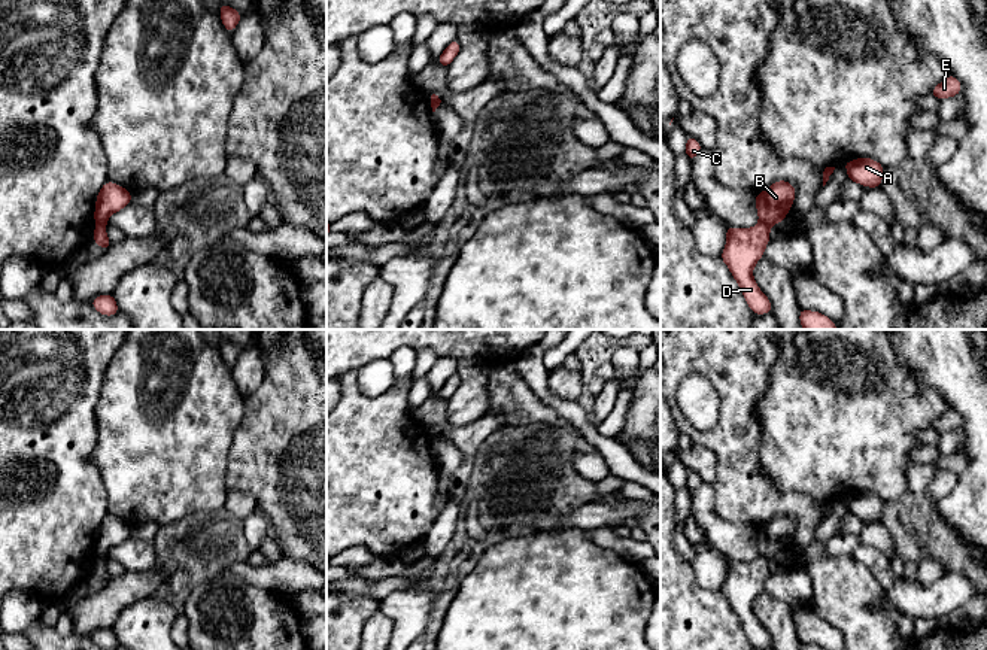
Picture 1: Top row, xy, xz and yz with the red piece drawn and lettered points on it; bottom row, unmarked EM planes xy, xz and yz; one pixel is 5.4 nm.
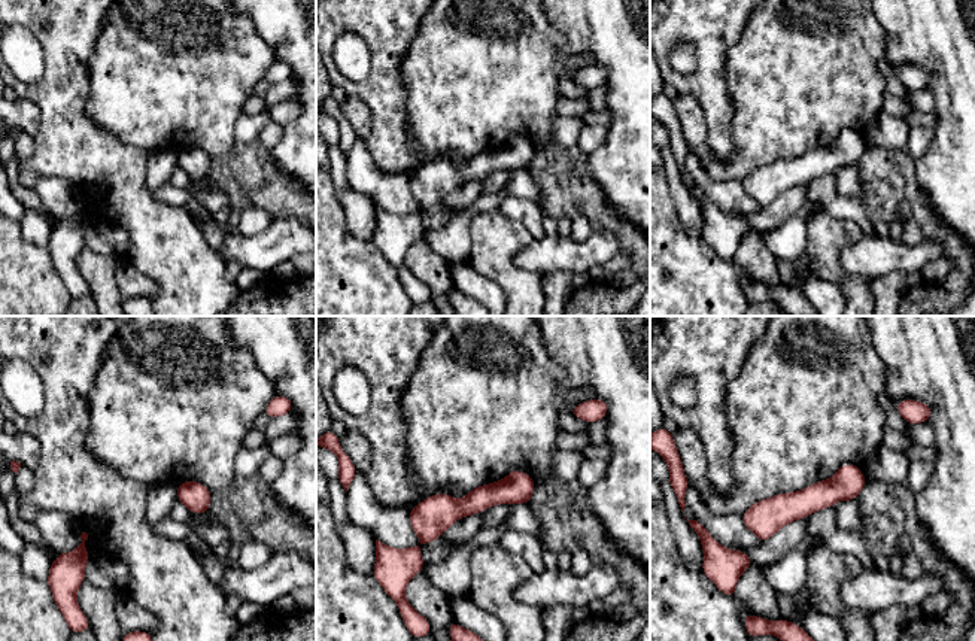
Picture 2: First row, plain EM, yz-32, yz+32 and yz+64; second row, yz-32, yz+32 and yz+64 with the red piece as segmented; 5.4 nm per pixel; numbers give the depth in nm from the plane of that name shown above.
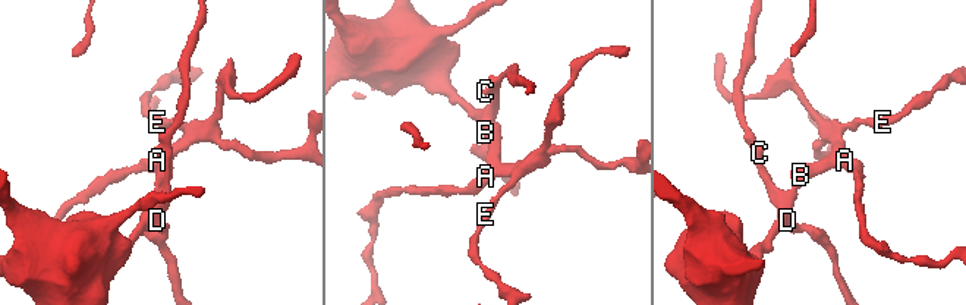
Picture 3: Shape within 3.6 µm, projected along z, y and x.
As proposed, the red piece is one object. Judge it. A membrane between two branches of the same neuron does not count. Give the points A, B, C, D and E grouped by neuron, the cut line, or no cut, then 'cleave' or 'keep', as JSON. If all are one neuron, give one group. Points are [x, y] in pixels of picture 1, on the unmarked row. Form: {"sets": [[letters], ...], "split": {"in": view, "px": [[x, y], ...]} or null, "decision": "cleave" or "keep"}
{"sets": [["A", "B", "E"], ["C", "D"]], "split": {"in": "xy", "px": [[97, 556], [105, 559]]}, "decision": "cleave"}

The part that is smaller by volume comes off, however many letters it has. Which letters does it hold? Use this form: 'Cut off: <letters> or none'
Cut off: A, B, E

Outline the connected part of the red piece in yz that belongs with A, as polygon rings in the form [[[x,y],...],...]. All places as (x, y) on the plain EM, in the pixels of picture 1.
[[[865,490],[842,496],[842,499],[847,502],[847,510],[851,516],[880,523],[884,499],[881,499],[878,495]]]

